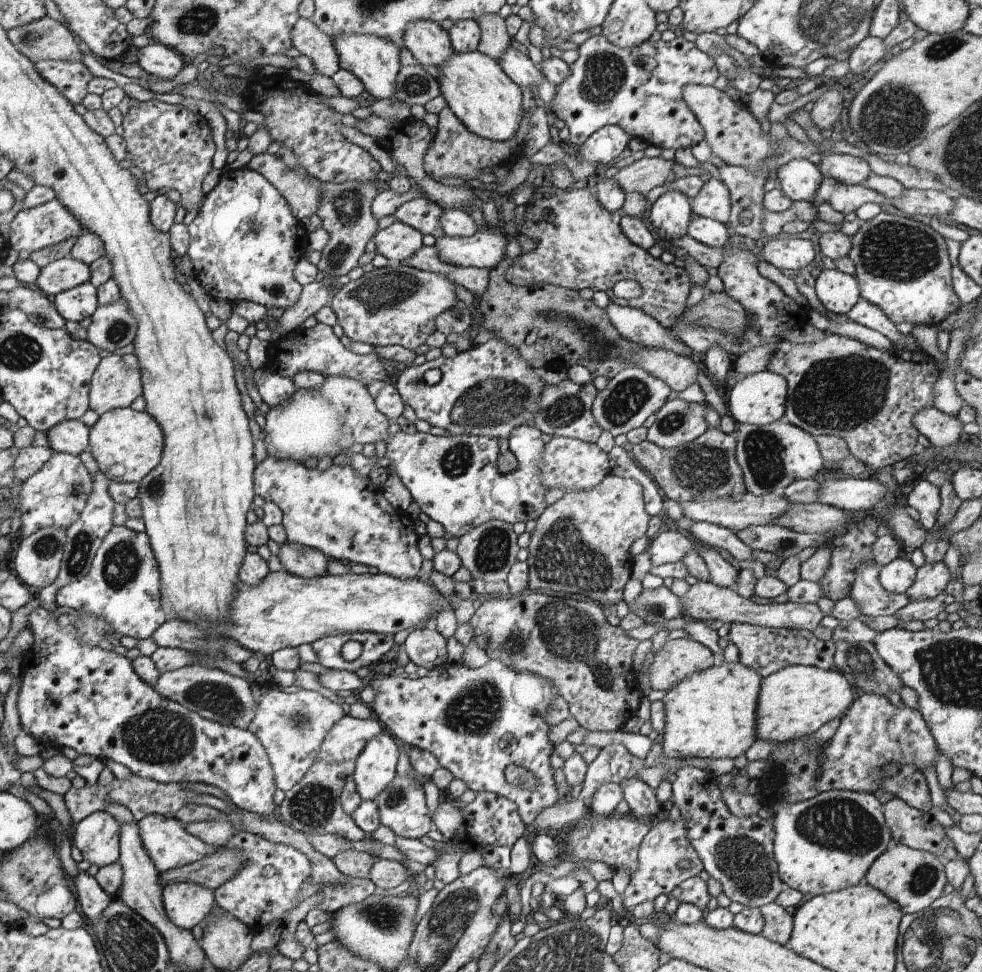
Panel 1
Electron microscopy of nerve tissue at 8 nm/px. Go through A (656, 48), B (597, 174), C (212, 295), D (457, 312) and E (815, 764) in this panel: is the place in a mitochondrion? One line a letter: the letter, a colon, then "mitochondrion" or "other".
A: other
B: other
C: other
D: mitochondrion
E: other

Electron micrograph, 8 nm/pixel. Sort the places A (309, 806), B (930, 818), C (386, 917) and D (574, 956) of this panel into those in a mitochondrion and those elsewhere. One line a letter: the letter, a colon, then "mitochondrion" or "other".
A: mitochondrion
B: other
C: mitochondrion
D: mitochondrion

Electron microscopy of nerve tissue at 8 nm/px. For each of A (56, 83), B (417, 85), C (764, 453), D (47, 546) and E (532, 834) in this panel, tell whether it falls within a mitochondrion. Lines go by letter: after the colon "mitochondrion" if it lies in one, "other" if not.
A: other
B: mitochondrion
C: mitochondrion
D: mitochondrion
E: other

